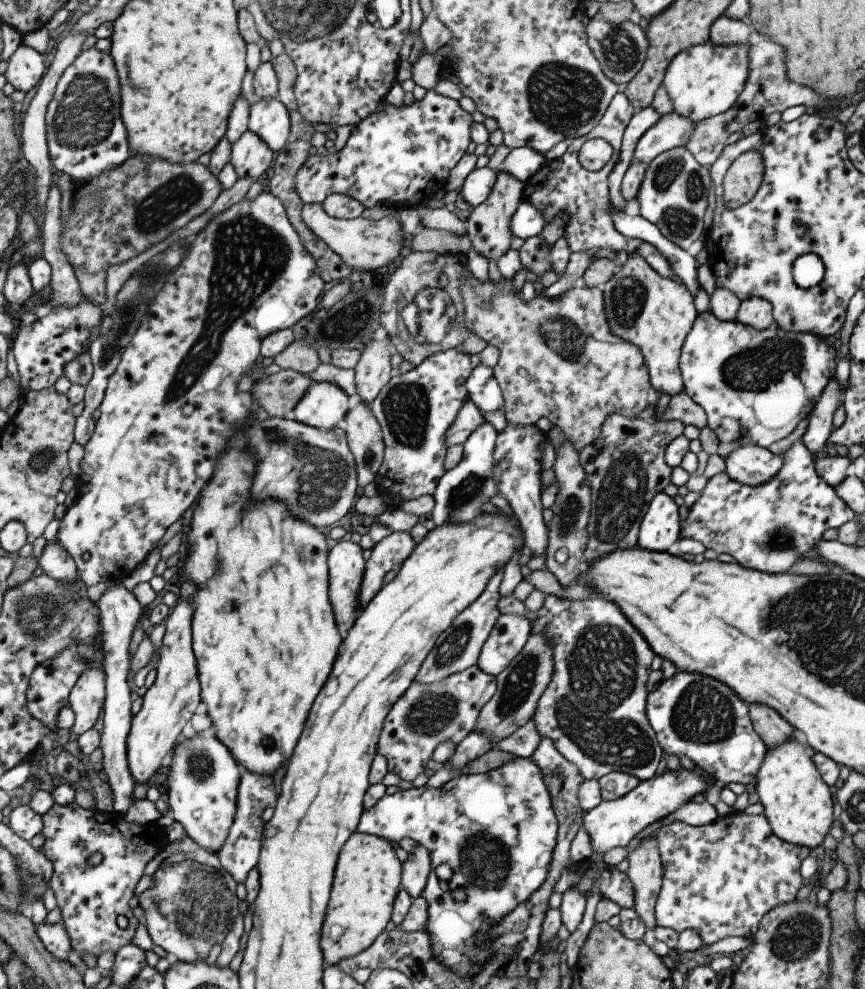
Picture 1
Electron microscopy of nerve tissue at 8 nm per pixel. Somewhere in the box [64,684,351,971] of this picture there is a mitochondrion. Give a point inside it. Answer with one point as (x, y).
(195, 899)

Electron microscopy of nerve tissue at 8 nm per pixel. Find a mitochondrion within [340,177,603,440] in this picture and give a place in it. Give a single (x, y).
(429, 313)

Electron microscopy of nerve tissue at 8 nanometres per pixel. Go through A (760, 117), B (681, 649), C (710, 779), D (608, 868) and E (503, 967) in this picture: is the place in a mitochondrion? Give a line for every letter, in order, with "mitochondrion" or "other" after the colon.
A: other
B: other
C: other
D: other
E: other

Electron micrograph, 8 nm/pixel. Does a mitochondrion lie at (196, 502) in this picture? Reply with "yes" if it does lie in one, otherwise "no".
no

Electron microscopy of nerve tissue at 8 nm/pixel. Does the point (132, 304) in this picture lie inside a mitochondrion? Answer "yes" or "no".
yes

